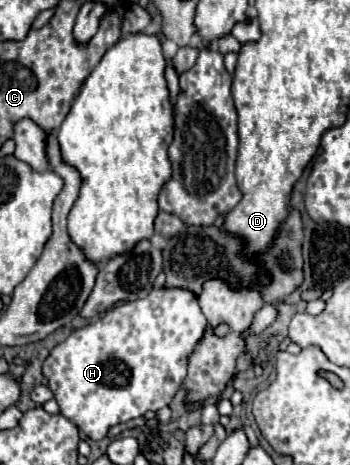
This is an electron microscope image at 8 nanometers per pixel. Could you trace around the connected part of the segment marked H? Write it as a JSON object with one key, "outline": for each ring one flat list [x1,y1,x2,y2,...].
{"outline":[[154,288,146,298,134,302,122,302,106,310,106,314,74,330,62,344,58,344,44,360,42,372,54,392,60,412,70,418,80,432,92,440,102,440,108,428,132,418,144,416,148,410,156,412,170,404,172,396,180,390,186,374,186,356,194,344,202,338,206,318,198,306,196,296,184,288]]}

